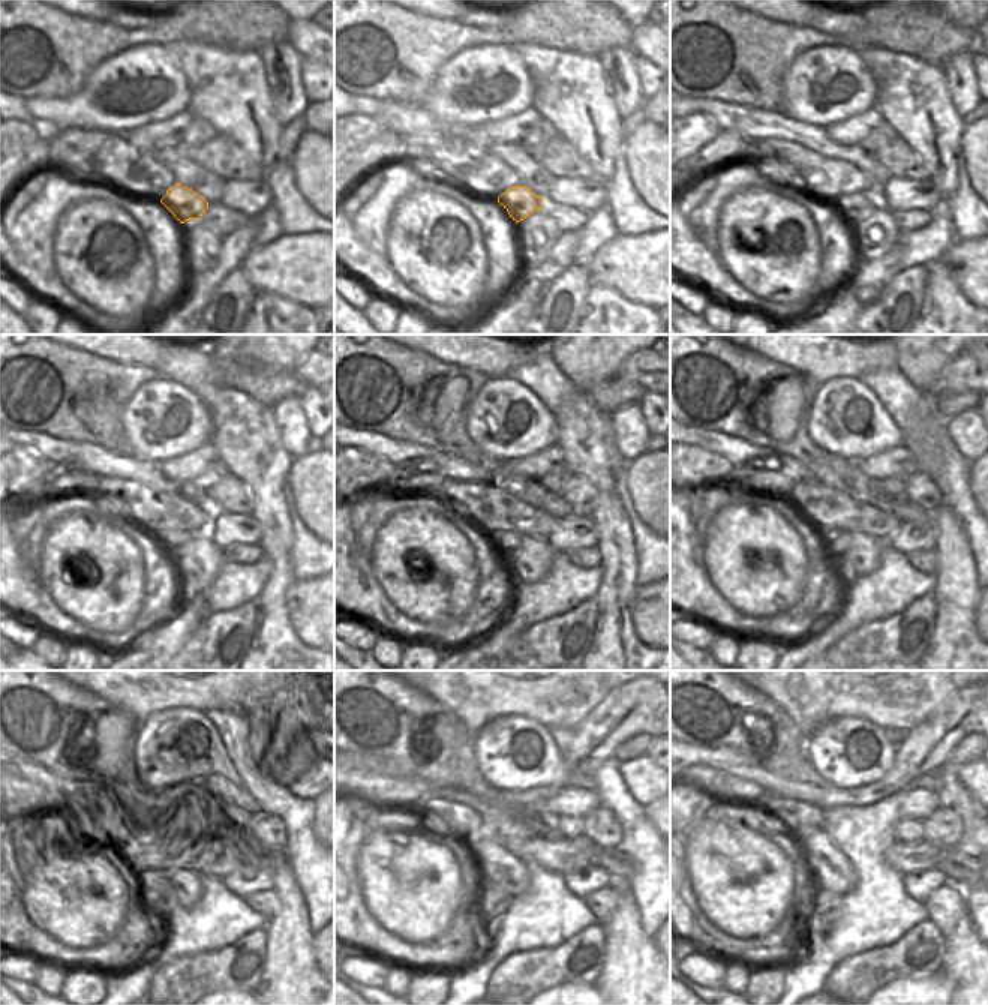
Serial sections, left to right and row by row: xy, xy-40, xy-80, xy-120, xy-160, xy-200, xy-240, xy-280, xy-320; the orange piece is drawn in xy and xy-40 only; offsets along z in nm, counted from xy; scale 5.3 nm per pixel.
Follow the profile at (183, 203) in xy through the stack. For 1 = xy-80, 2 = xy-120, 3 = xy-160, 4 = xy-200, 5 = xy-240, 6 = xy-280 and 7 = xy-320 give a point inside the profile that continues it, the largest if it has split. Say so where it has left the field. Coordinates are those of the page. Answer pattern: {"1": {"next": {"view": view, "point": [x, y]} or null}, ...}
{"1": {"next": {"view": "xy-80", "point": [852, 206]}}, "2": {"next": {"view": "xy-120", "point": [174, 540]}}, "3": {"next": {"view": "xy-160", "point": [507, 542]}}, "4": {"next": {"view": "xy-200", "point": [838, 542]}}, "5": {"next": {"view": "xy-240", "point": [165, 900]}}, "6": {"next": {"view": "xy-280", "point": [492, 902]}}, "7": {"next": {"view": "xy-320", "point": [823, 909]}}}

